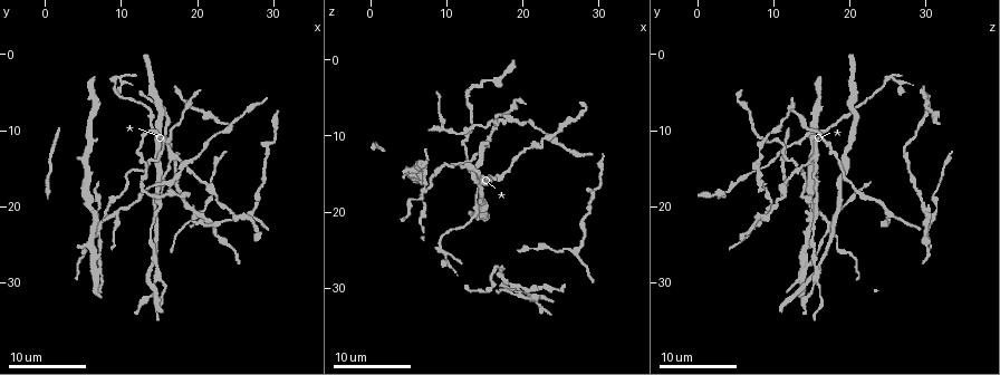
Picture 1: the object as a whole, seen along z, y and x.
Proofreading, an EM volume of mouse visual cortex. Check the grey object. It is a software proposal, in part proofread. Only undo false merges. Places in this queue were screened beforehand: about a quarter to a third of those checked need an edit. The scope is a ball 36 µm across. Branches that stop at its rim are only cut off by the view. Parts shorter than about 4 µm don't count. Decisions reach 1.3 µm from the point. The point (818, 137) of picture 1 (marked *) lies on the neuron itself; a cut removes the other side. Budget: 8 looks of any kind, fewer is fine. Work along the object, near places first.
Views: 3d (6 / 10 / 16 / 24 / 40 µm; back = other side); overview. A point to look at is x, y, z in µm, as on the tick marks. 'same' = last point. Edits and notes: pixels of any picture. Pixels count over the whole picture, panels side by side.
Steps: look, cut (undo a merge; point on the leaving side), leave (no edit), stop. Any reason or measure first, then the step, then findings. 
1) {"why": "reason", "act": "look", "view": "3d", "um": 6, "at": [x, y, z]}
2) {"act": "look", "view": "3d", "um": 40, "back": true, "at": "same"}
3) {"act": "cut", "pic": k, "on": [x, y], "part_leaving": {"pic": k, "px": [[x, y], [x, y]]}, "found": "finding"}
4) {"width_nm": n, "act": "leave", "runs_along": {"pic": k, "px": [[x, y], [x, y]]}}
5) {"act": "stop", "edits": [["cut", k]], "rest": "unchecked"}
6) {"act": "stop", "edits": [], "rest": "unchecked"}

{"why": "sudden change in width", "act": "look", "view": "3d", "um": 10, "at": [7.0, 27.0, 15.0]}

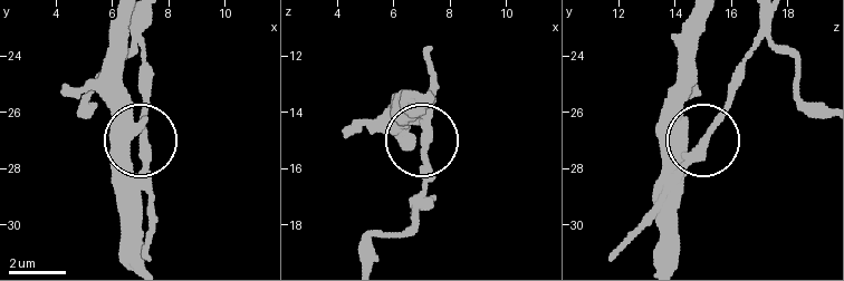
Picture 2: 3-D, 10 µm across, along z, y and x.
{"act": "look", "view": "3d", "um": 6, "at": [7.2, 27.1, 15.0]}

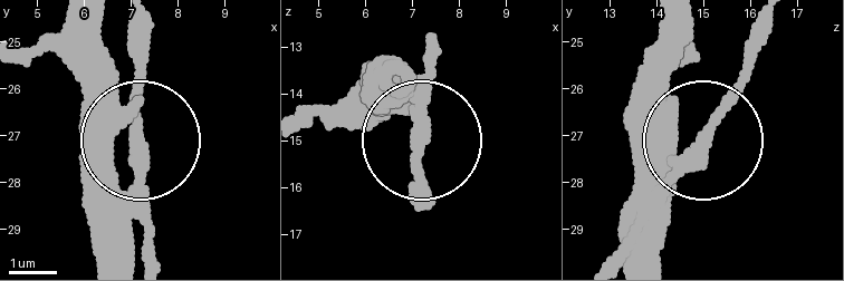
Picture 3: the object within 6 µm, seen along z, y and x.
{"act": "leave", "runs_along": {"pic": 3, "px": [[768, 28], [720, 124], [672, 156], [627, 127]]}, "found": "all the same neuron"}

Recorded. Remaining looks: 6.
{"why": "two arms in line, one across", "act": "look", "view": "3d", "um": 16, "at": [9.5, 20.5, 9.0]}

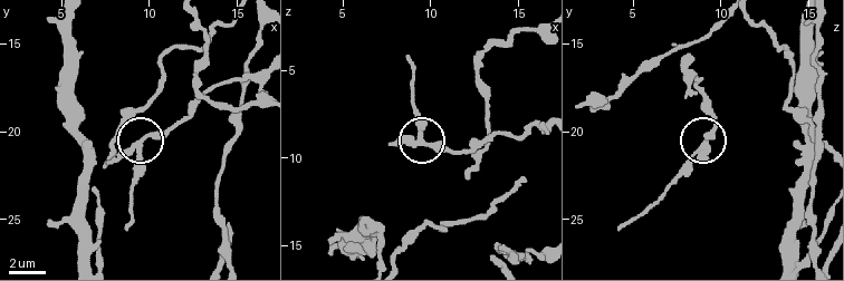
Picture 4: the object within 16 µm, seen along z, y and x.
{"act": "leave", "found": "one neuron here"}

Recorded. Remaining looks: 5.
{"why": "three-way junction", "act": "look", "view": "3d", "um": 10, "at": [15.0, 29.5, 15.5]}

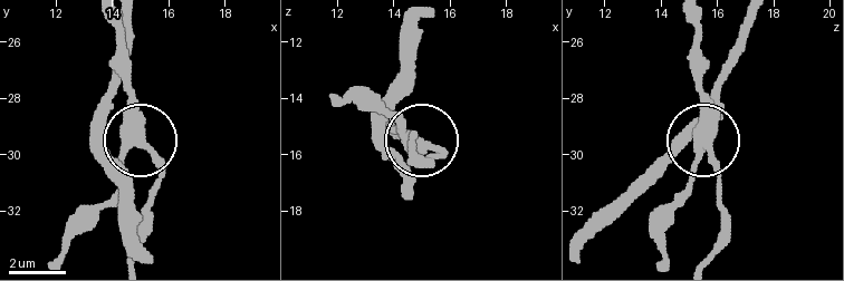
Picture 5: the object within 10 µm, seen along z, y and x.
{"act": "look", "view": "3d", "um": 6, "at": [14.6, 29.7, 15.5]}

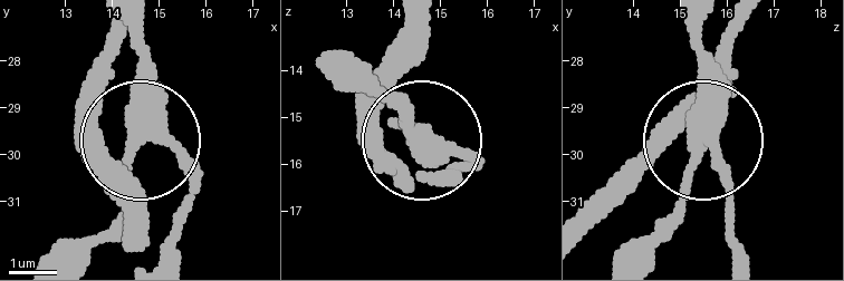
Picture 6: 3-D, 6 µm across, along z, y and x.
{"act": "leave", "runs_along": {"pic": 6, "px": [[127, 26], [140, 134], [120, 238]]}, "found": "continuous, no second neuron"}

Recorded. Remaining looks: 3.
{"why": "three-way junction", "act": "look", "view": "3d", "um": 10, "at": [26.5, 21.0, 25.5]}

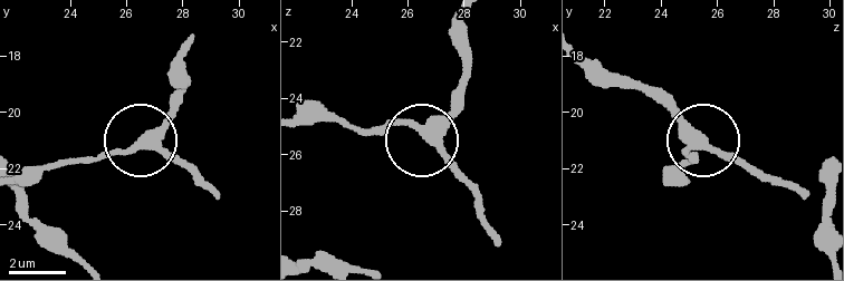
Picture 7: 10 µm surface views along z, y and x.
{"act": "leave", "runs_along": {"pic": 7, "px": [[583, 55], [648, 88], [703, 141], [747, 163]]}, "found": "continuous, no second neuron"}

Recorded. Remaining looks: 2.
{"act": "stop", "edits": [], "rest": "unchecked"}

